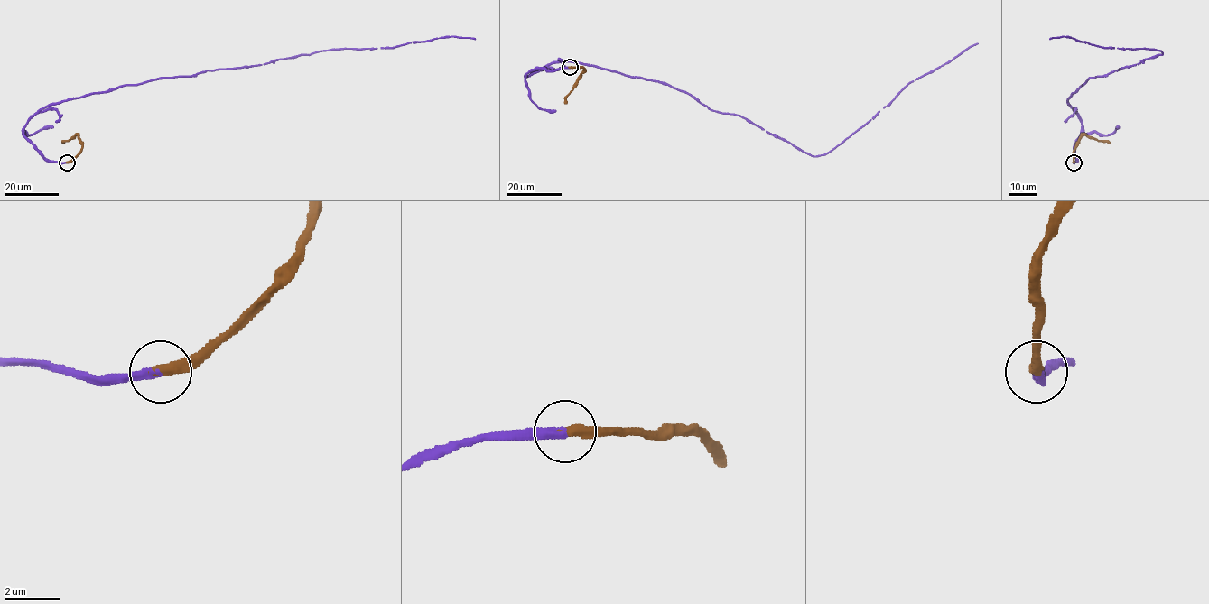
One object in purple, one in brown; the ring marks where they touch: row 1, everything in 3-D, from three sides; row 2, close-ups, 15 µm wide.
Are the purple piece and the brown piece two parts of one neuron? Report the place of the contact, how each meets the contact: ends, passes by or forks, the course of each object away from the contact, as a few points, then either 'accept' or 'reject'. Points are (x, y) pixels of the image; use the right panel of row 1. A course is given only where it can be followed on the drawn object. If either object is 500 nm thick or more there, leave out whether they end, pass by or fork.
(1074, 162) | purple ends | brown ends | purple via (1074, 162), (1082, 121), (1067, 103), (1069, 97), (1090, 78), (1162, 52), (1099, 47), (1066, 37), (1049, 39) | brown via (1074, 162), (1076, 143), (1083, 135), (1110, 143) | accept

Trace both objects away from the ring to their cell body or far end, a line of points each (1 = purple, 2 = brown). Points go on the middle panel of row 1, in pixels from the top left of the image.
1: (570, 68), (534, 68), (525, 75), (571, 61), (666, 83), (817, 156), (873, 119), (910, 82), (977, 43)
2: (570, 68), (584, 70), (564, 103)

